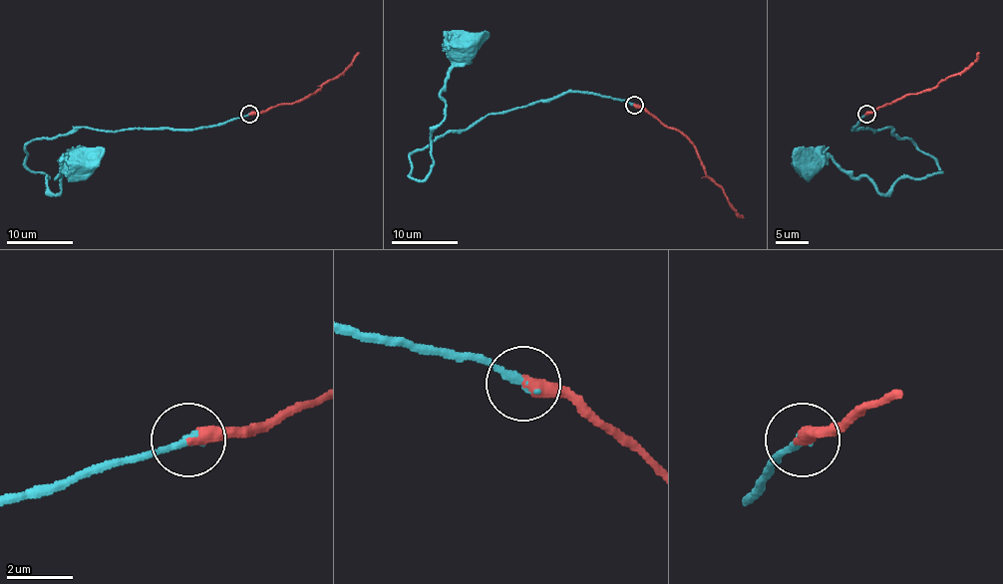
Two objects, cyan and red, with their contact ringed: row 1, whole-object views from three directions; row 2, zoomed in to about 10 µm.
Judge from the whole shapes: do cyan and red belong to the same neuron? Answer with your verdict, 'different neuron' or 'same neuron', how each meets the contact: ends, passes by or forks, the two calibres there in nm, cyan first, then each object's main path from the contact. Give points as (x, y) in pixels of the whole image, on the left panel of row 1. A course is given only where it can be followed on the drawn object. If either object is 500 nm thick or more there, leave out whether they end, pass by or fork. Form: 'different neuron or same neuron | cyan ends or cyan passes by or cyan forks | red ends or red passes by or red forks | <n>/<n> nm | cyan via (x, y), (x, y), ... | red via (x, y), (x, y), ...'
same neuron | cyan ends | red ends | 240/440 nm | cyan via (250, 114), (177, 130), (75, 127), (26, 146), (26, 164), (57, 194), (62, 162), (79, 161) | red via (250, 114), (281, 104), (299, 102), (342, 72), (359, 53)

